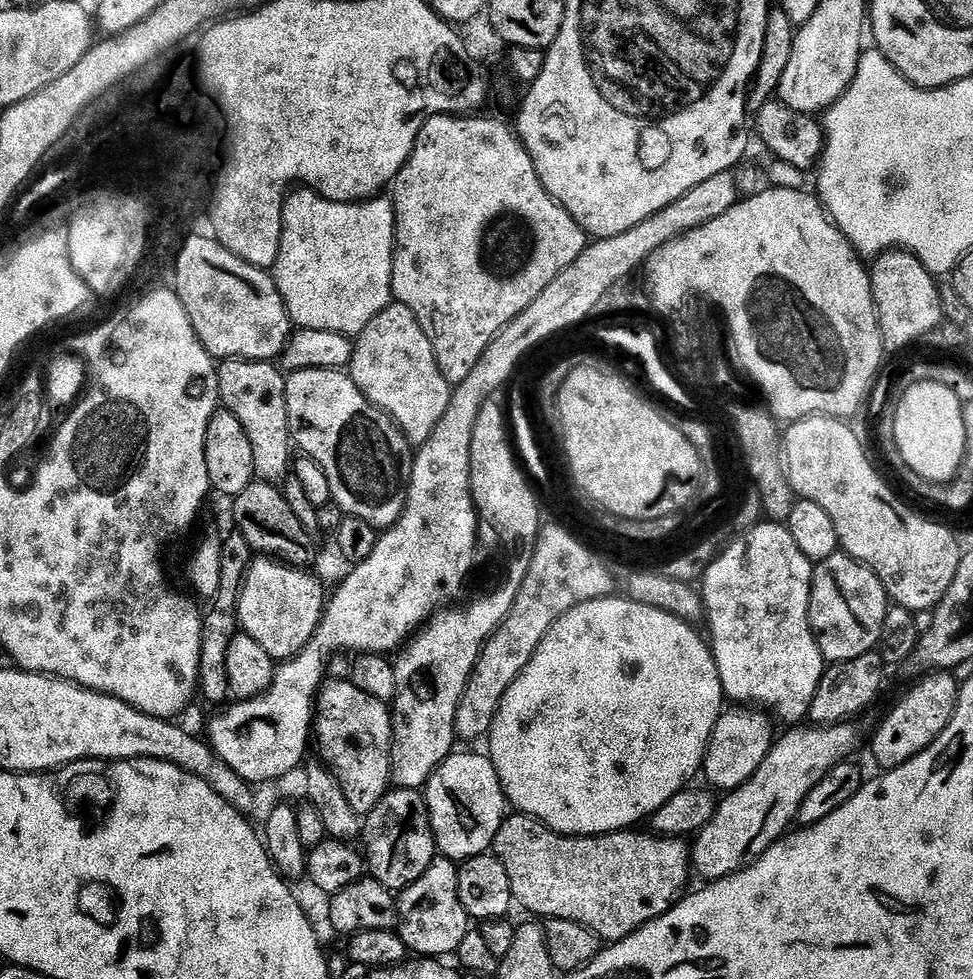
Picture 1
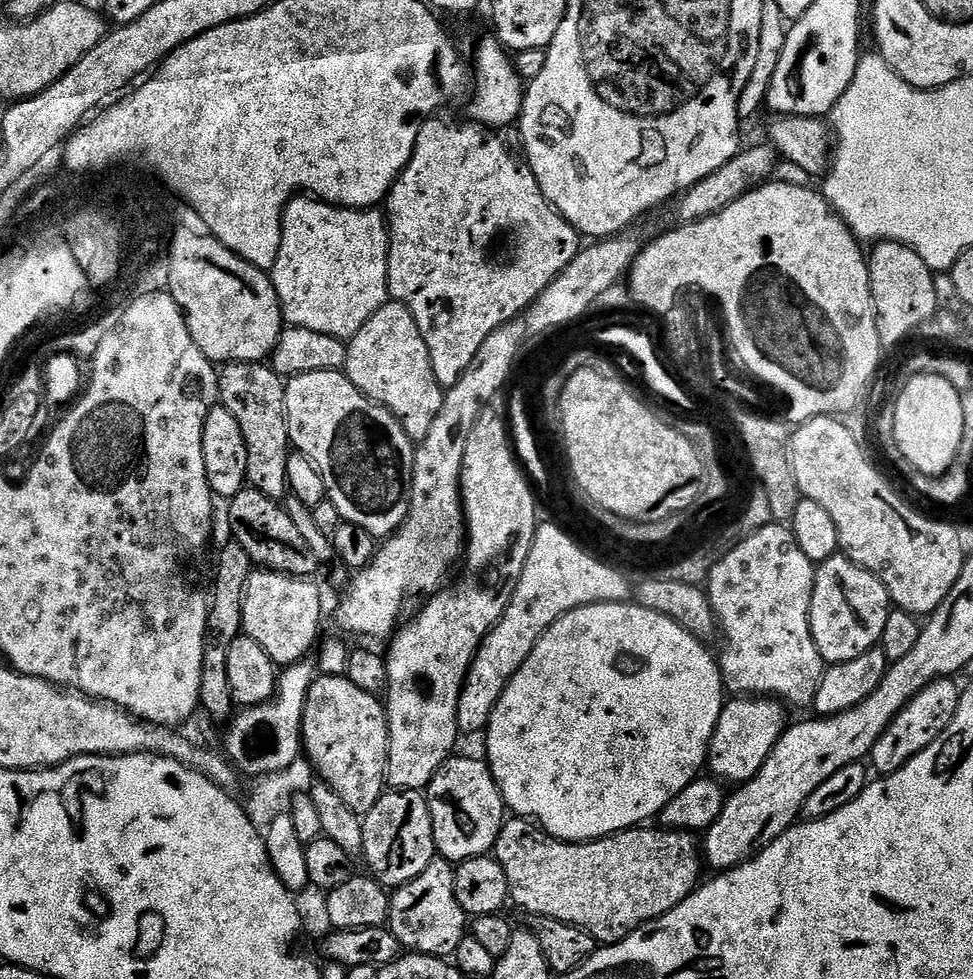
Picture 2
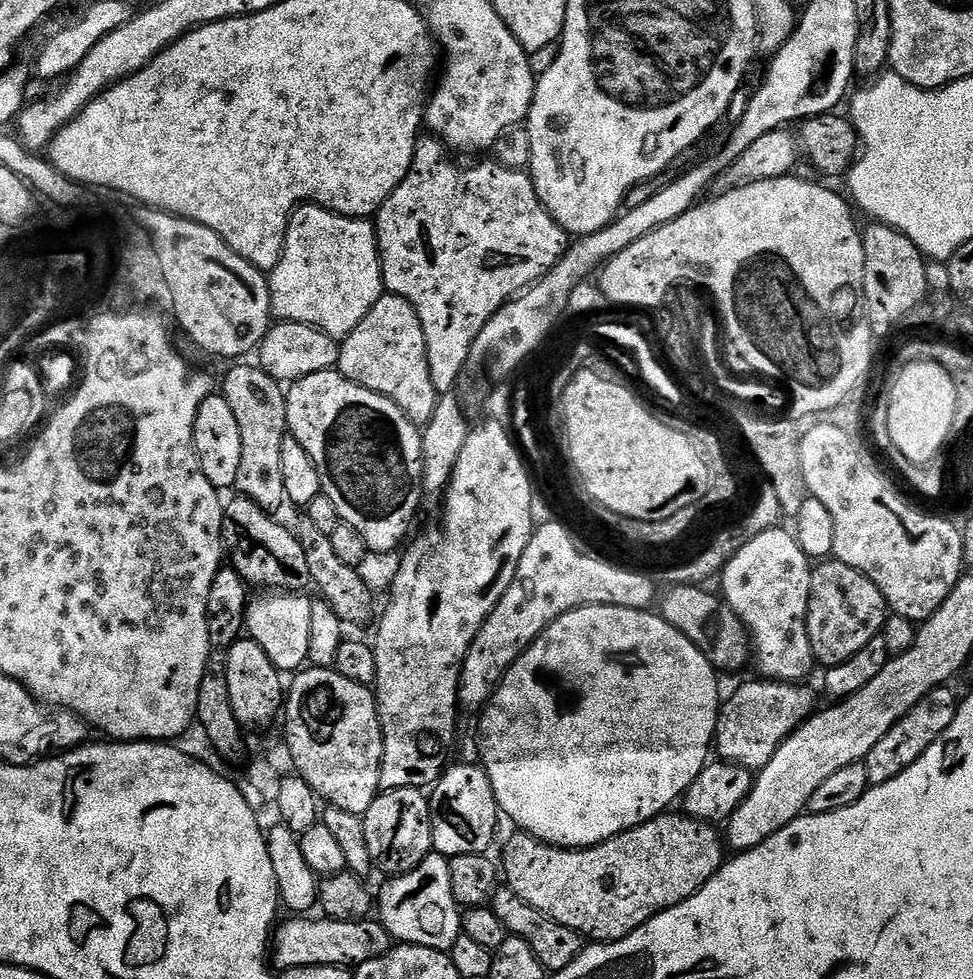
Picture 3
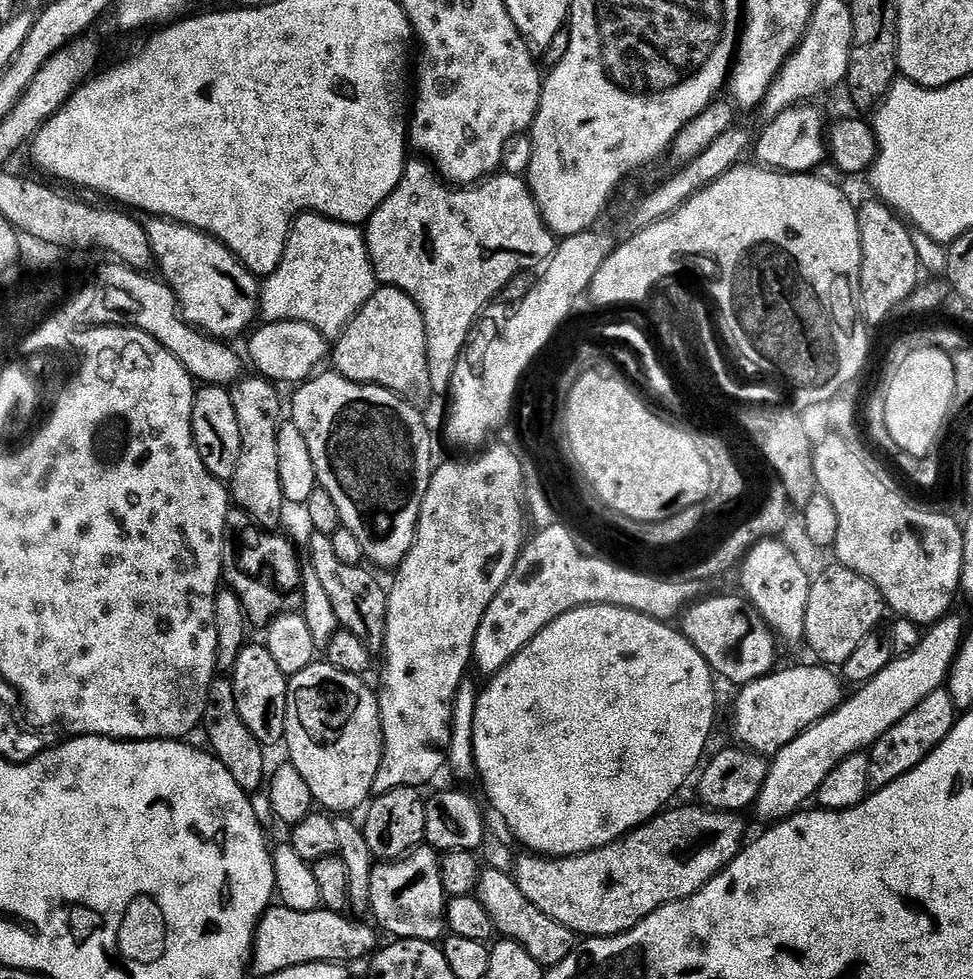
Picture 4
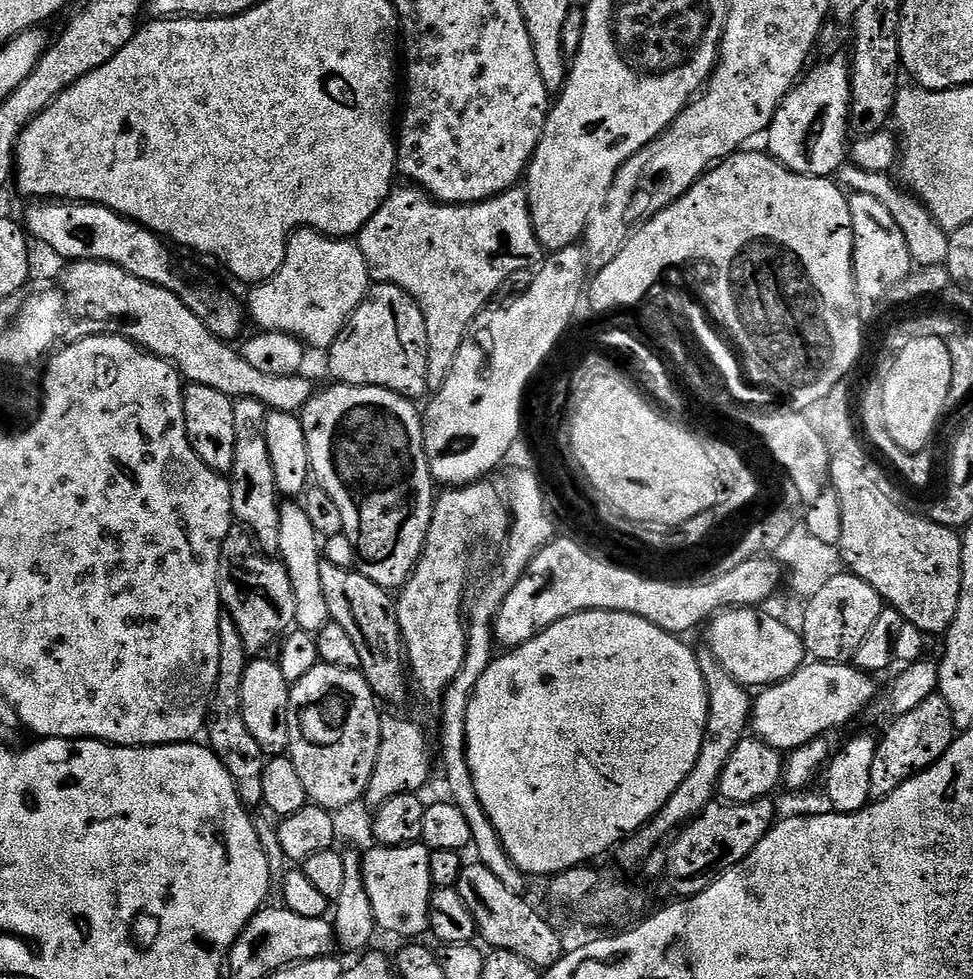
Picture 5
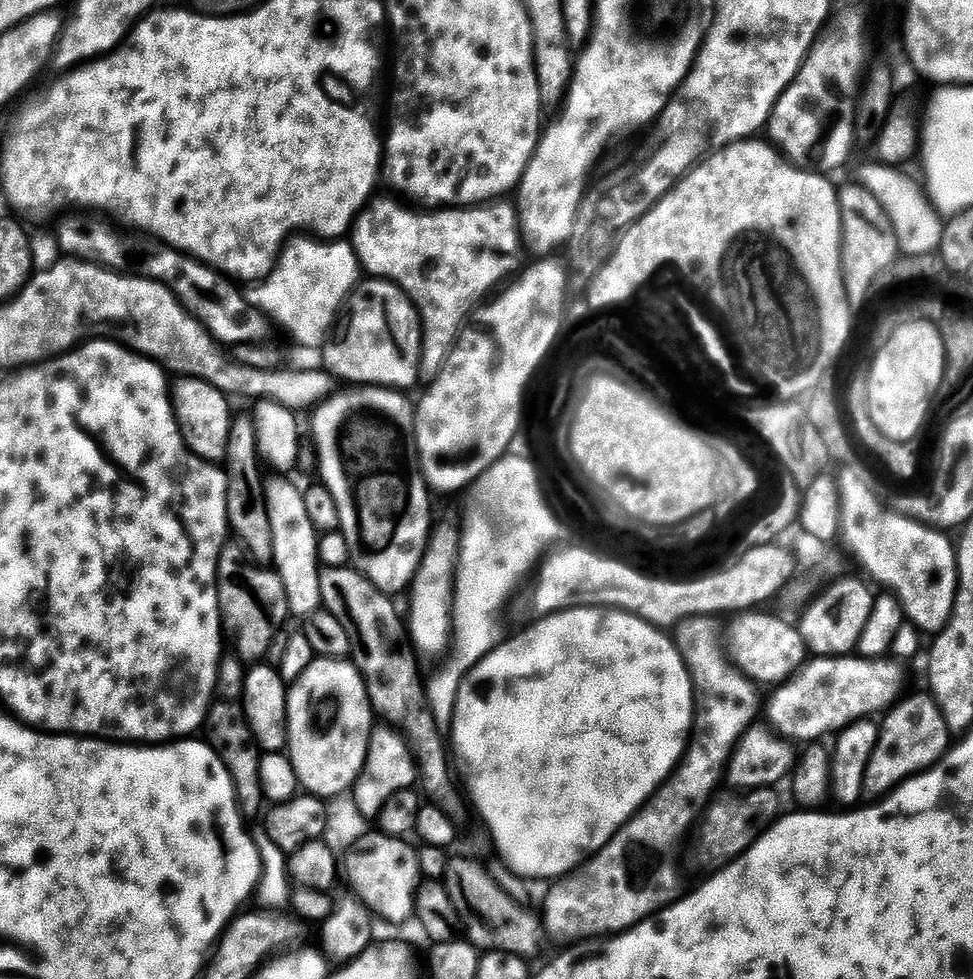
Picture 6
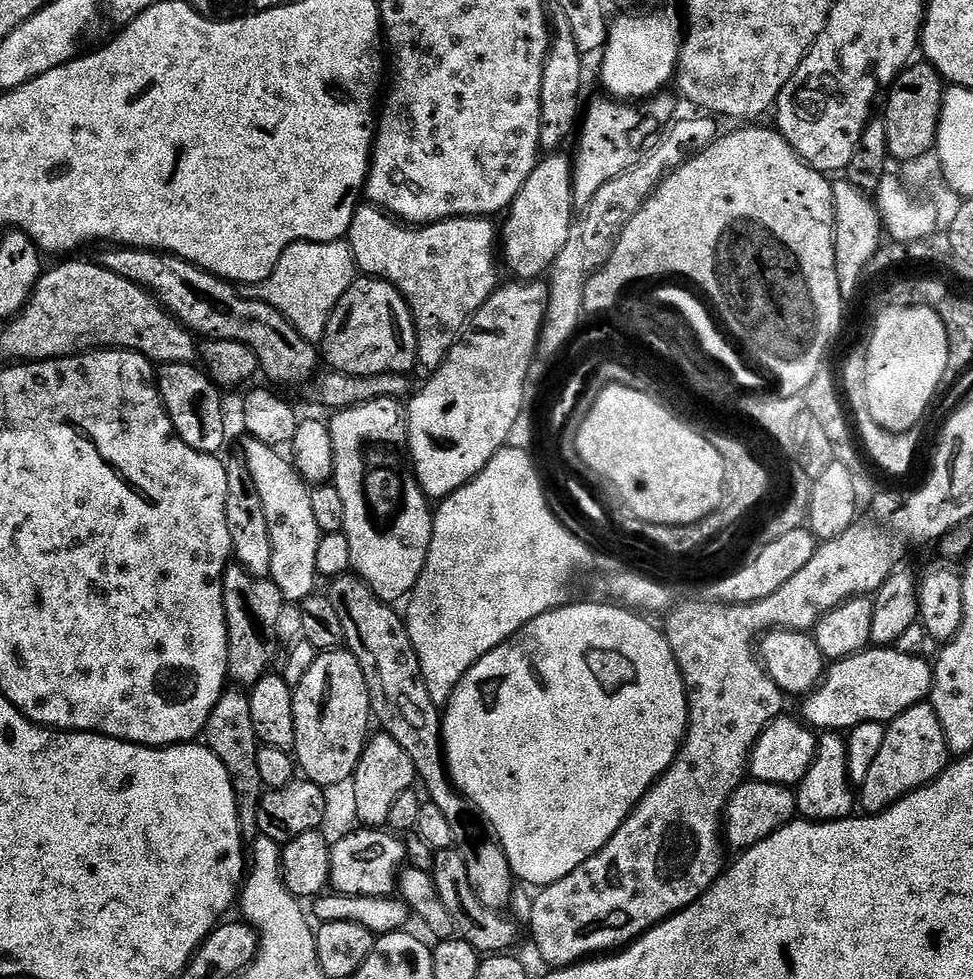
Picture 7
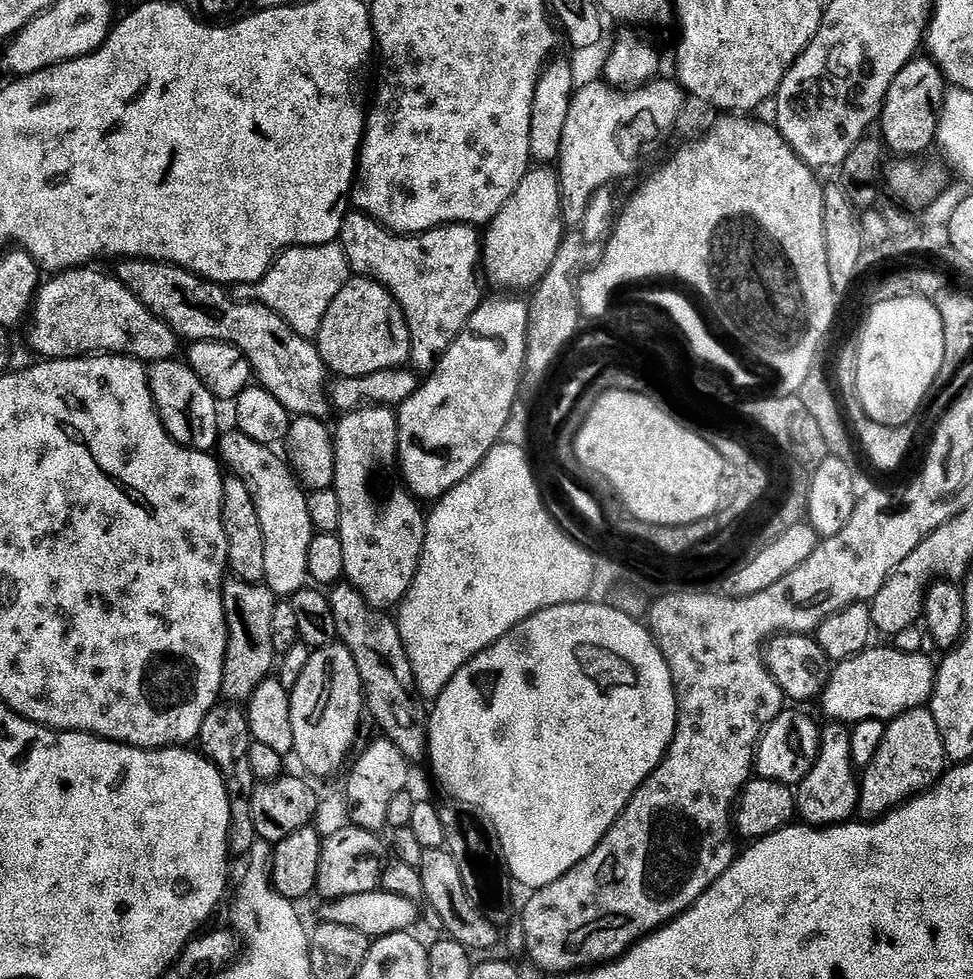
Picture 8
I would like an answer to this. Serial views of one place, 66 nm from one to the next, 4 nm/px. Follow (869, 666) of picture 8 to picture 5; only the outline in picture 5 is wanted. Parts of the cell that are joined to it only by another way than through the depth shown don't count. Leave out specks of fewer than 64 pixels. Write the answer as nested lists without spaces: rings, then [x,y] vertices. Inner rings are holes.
[[[848,662],[805,663],[804,667],[799,668],[793,676],[777,684],[769,684],[755,697],[750,717],[751,731],[771,748],[778,749],[782,754],[791,753],[803,744],[809,744],[811,740],[821,739],[828,734],[824,732],[830,731],[831,728],[840,728],[854,719],[876,696],[876,684],[872,680],[875,679],[869,673],[860,671],[859,668]]]

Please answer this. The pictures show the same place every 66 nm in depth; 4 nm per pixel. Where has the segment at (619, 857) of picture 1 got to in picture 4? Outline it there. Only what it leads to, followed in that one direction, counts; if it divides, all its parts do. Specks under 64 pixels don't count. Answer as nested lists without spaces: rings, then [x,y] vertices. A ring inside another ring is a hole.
[[[704,806],[698,808],[676,808],[669,807],[660,813],[659,816],[653,816],[647,824],[642,824],[638,828],[633,828],[626,836],[615,840],[613,844],[607,844],[605,848],[595,848],[593,852],[583,852],[580,856],[562,856],[559,858],[549,858],[539,854],[523,854],[515,857],[514,879],[518,890],[522,890],[522,894],[526,894],[526,898],[530,898],[530,902],[534,902],[534,906],[538,906],[538,910],[542,910],[542,914],[546,914],[554,922],[558,922],[562,926],[566,926],[571,932],[576,933],[580,938],[607,938],[609,936],[620,936],[624,932],[630,931],[634,926],[638,926],[650,914],[654,914],[654,910],[658,910],[667,904],[673,904],[679,900],[689,900],[695,892],[701,892],[713,876],[717,876],[722,869],[727,868],[729,862],[740,853],[741,848],[745,847],[744,840],[744,816],[734,812],[719,812],[709,810]]]

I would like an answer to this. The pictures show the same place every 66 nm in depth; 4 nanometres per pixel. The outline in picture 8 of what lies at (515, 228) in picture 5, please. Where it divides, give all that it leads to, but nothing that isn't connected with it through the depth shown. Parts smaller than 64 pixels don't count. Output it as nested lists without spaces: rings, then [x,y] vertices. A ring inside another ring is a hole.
[[[352,210],[344,219],[338,243],[344,249],[349,269],[357,277],[378,282],[396,299],[410,330],[411,367],[421,373],[424,371],[424,374],[431,373],[439,364],[444,351],[456,341],[458,334],[467,326],[468,319],[482,303],[482,280],[478,275],[478,269],[481,267],[481,233],[471,224],[445,224],[442,228],[431,228],[418,236],[402,236],[388,231],[384,225],[366,213]]]

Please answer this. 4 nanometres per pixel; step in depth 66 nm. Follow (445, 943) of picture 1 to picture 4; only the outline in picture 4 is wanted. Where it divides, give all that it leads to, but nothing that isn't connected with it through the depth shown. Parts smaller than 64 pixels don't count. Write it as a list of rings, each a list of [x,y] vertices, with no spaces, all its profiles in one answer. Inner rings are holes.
[[[419,846],[399,860],[380,862],[373,867],[368,907],[371,915],[376,915],[375,923],[381,929],[384,927],[389,937],[436,942],[445,935],[446,897],[440,873],[440,857],[441,853],[435,848]]]

